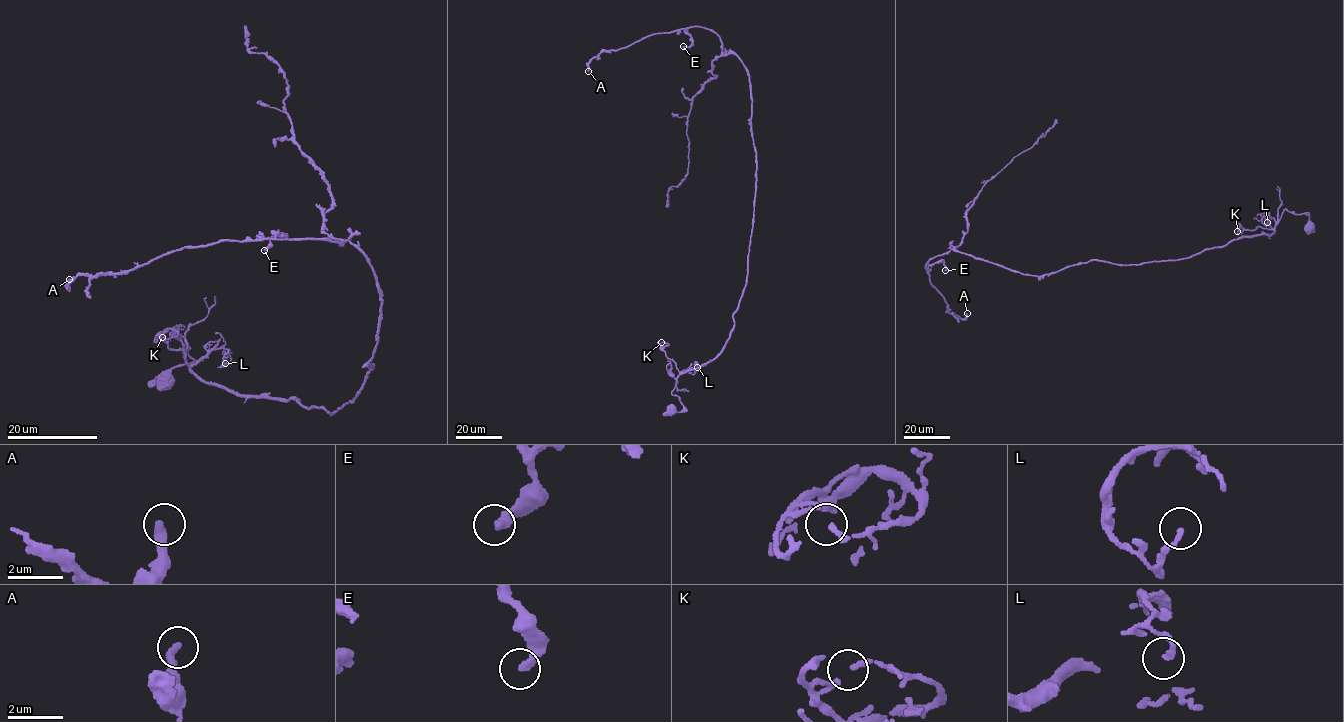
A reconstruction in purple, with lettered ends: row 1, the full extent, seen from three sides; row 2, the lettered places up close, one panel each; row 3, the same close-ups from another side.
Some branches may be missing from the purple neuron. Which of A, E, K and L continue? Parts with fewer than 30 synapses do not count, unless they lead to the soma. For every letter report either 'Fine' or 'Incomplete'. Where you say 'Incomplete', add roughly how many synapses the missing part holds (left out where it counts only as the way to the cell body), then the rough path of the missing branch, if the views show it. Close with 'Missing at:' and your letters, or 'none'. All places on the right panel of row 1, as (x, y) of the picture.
A: Incomplete. Roughly 140 synapses. Course of what is missing: (967, 313), (961, 314), (957, 319), (956, 331)
E: Fine
K: Fine
L: Fine
Missing at: A

